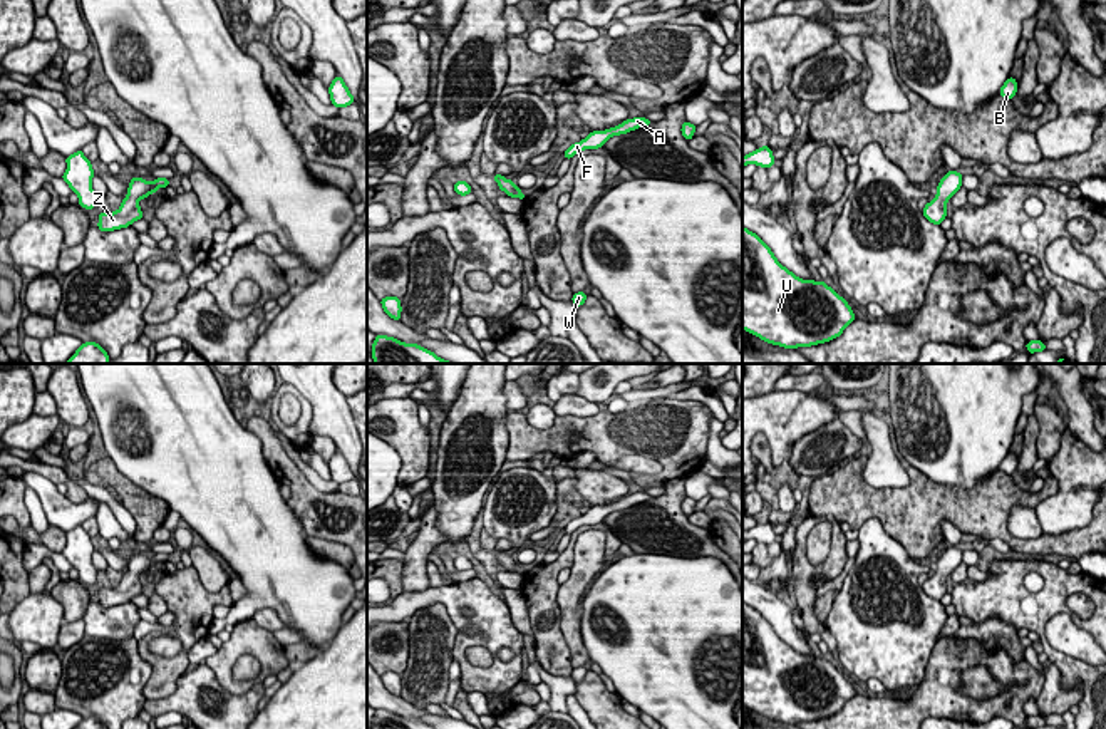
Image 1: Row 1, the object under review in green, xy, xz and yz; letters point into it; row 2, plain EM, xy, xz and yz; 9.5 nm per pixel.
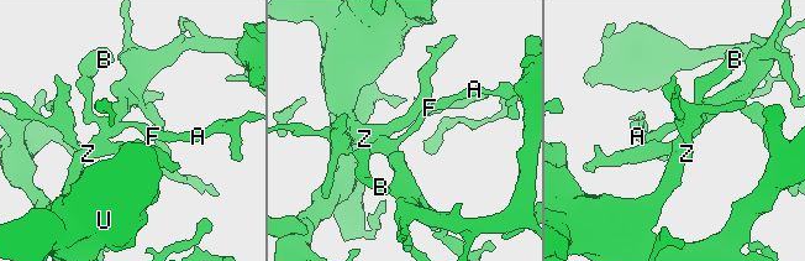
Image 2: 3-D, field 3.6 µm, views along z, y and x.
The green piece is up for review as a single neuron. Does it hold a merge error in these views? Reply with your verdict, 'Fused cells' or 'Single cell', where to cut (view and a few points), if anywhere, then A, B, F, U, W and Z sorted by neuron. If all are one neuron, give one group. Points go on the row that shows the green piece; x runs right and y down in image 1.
Single cell. No split. Groups: A B F U W Z

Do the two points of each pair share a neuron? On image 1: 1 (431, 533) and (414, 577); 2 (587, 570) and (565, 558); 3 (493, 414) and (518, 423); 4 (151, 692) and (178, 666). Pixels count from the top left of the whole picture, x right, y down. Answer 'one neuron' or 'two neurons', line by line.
1: one neuron
2: two neurons
3: two neurons
4: one neuron

